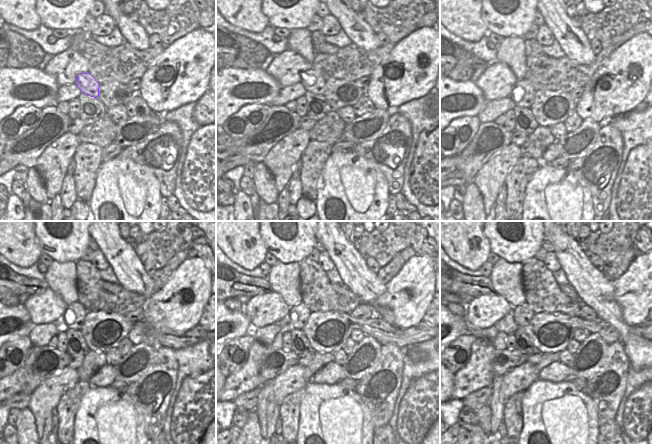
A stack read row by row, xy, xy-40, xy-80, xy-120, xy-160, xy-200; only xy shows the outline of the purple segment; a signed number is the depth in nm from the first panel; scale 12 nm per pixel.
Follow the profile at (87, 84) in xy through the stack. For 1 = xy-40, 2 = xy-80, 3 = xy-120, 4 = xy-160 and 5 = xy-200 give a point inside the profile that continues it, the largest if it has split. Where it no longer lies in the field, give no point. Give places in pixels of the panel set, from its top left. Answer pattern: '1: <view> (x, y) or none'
1: xy-40 (312, 82)
2: xy-80 (529, 90)
3: xy-120 (78, 309)
4: xy-160 (303, 312)
5: xy-200 (523, 314)

